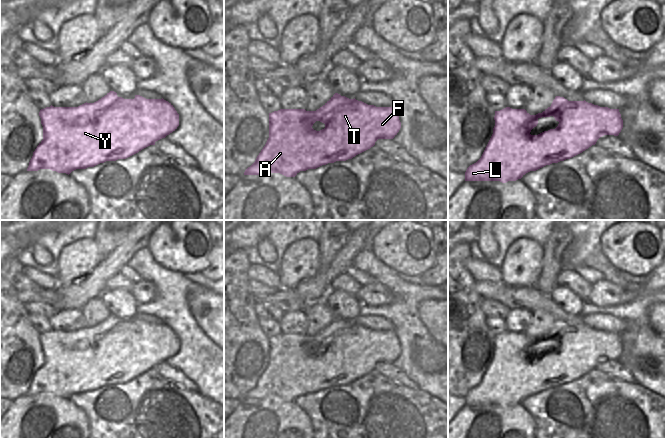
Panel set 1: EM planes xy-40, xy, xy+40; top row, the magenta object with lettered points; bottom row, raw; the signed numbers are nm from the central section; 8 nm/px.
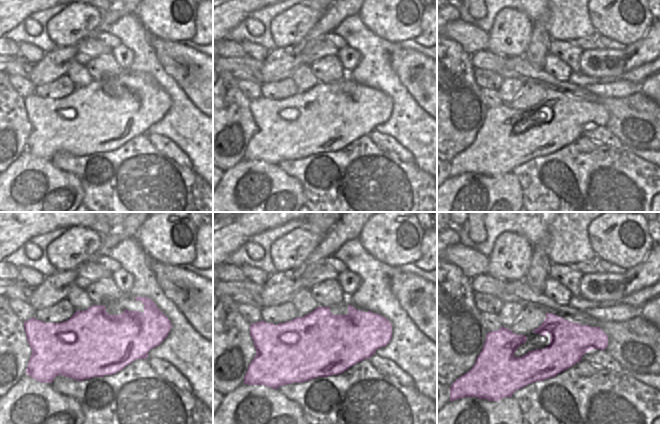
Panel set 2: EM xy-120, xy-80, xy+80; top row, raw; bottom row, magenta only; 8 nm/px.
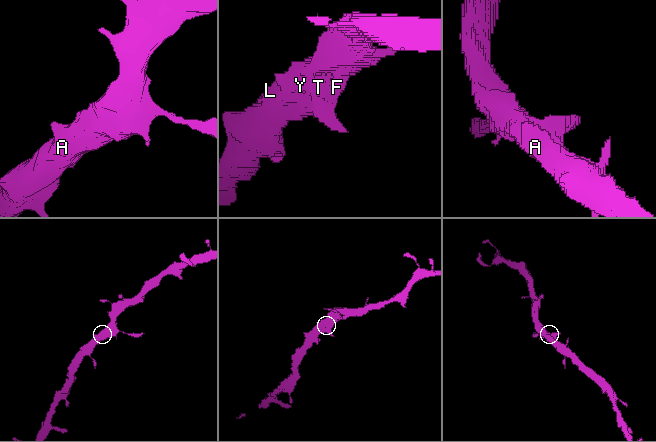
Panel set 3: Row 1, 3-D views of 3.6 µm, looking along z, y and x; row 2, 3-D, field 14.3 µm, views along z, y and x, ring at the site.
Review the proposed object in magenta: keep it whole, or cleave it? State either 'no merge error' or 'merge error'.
no merge error

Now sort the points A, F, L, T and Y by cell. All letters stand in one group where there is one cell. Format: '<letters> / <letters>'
A F L T Y

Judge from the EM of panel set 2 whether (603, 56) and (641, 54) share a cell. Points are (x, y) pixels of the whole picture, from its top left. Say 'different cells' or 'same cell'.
same cell

